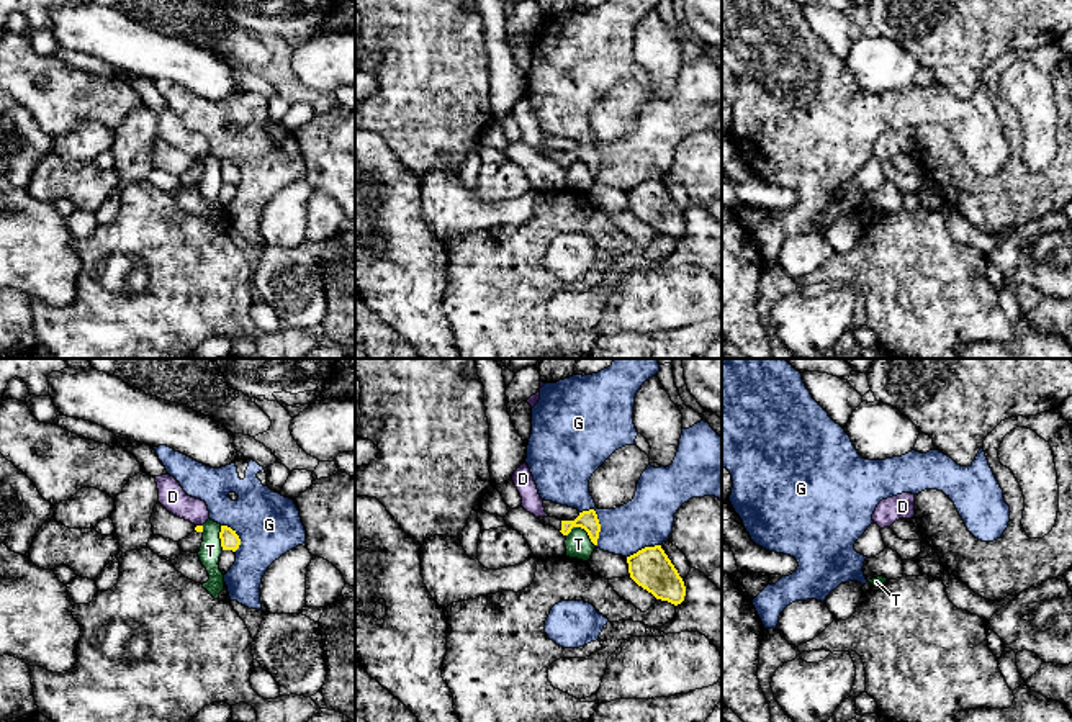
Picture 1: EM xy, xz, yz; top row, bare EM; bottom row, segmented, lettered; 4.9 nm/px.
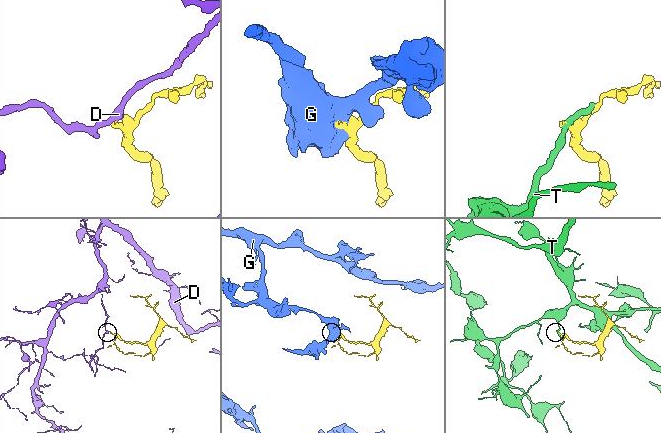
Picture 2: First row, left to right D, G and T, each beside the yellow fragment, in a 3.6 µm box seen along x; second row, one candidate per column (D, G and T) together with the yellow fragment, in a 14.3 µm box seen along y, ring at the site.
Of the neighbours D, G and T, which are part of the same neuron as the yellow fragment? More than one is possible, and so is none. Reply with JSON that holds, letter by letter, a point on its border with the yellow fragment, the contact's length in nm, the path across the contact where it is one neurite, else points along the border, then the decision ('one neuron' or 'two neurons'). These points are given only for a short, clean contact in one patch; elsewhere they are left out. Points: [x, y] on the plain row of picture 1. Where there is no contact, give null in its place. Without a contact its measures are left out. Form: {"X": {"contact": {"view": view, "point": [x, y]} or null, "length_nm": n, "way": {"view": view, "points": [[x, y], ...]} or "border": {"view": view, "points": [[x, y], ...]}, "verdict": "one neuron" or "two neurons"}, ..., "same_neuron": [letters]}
{"D": {"contact": {"view": "xy", "point": [200, 159]}, "length_nm": 30, "border": {"view": "xy", "points": [[197, 157], [202, 159]]}, "verdict": "two neurons"}, "G": {"contact": {"view": "xz", "point": [598, 156]}, "length_nm": 200, "verdict": "two neurons"}, "T": {"contact": {"view": "xz", "point": [583, 161]}, "length_nm": 160, "verdict": "two neurons"}, "same_neuron": []}

